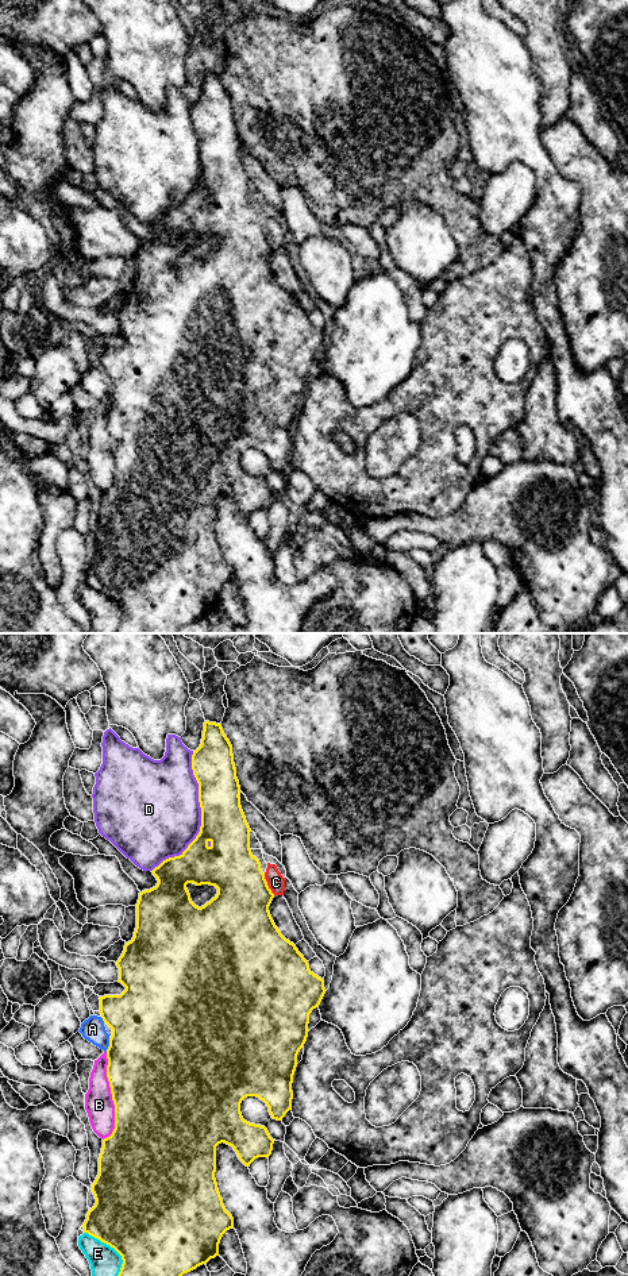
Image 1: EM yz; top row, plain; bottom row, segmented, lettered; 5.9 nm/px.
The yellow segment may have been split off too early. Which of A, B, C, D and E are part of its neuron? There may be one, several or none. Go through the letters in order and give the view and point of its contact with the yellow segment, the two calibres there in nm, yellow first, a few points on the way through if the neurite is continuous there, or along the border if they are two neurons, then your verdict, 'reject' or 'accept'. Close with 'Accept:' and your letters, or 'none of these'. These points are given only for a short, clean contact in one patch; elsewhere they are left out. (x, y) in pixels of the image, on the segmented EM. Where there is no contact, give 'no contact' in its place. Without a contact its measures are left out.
A: contact yz (110, 1045); calibres 500 and 140 nm; reject
B: contact yz (112, 1097); calibres 500 and 170 nm; reject
C: contact yz (266, 885); calibres 360 and 110 nm; border yz (264, 874), (268, 887), (274, 894); reject
D: contact yz (201, 817); calibres 260 and 480 nm; reject
E: contact yz (112, 1246); calibres 500 and 180 nm; reject
Accept: none of these

